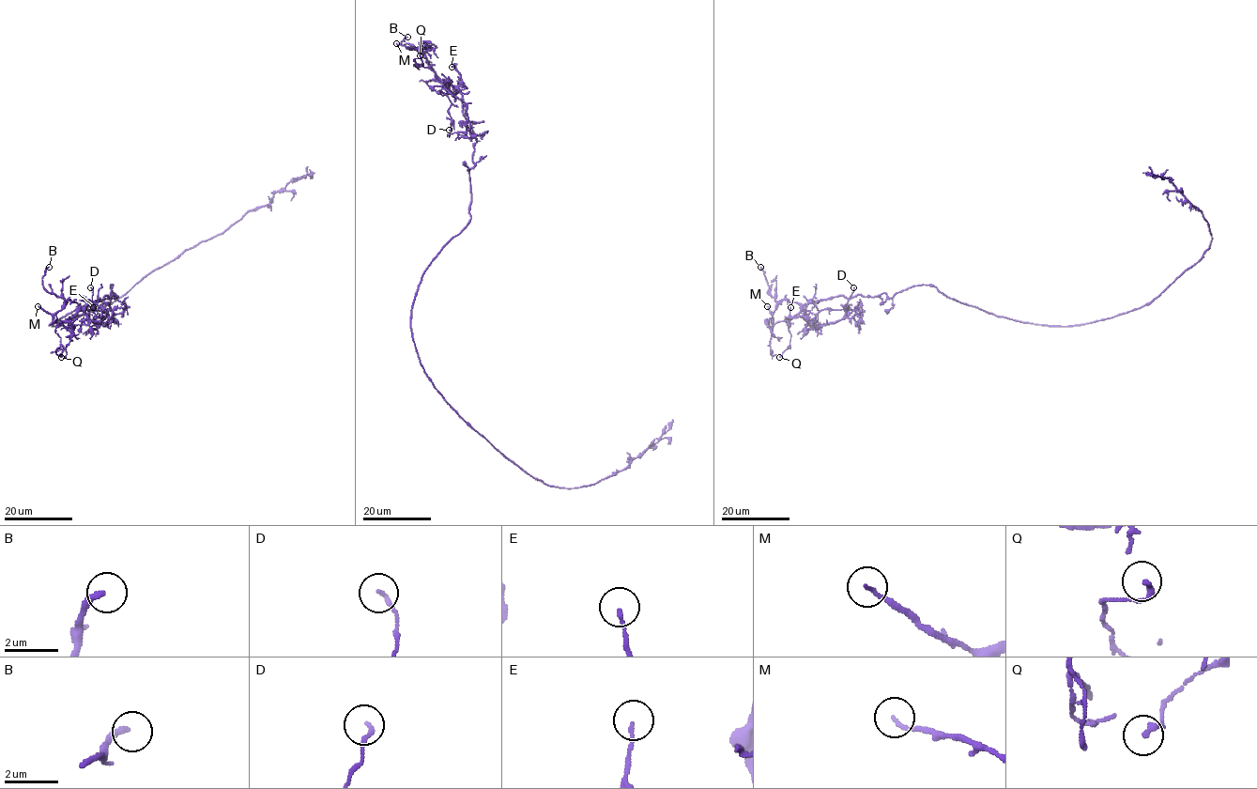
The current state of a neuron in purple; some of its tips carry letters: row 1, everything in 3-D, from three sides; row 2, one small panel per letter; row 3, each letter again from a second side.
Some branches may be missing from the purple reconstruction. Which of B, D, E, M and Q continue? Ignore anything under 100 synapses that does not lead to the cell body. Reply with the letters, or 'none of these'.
B

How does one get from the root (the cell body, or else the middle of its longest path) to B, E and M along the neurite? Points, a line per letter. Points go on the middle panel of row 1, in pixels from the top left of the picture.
B: (411, 330), (422, 273), (471, 218), (476, 139), (462, 101), (424, 54), (401, 43), (407, 37)
E: (411, 330), (422, 273), (471, 218), (476, 139), (462, 101), (444, 81), (460, 84), (452, 67)
M: (411, 330), (412, 302), (422, 273), (471, 218), (469, 170), (476, 139), (462, 101), (426, 57), (396, 43)

